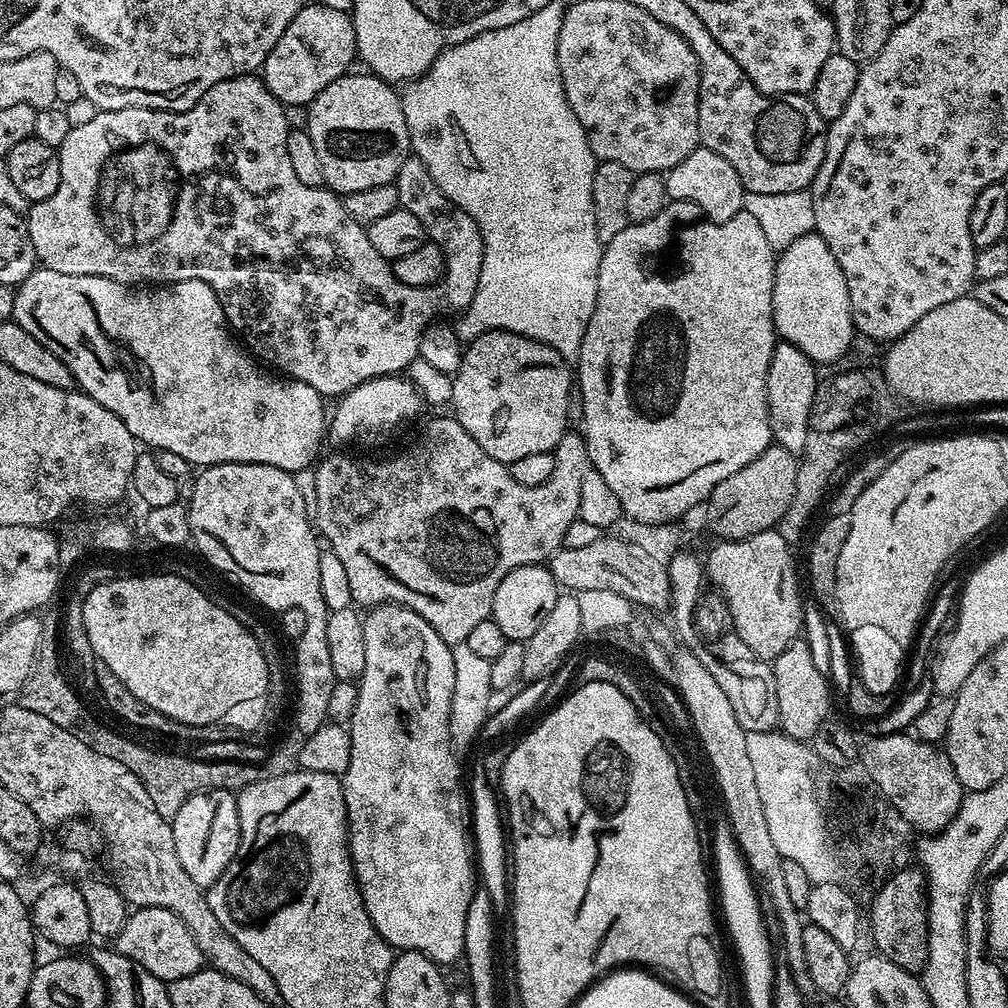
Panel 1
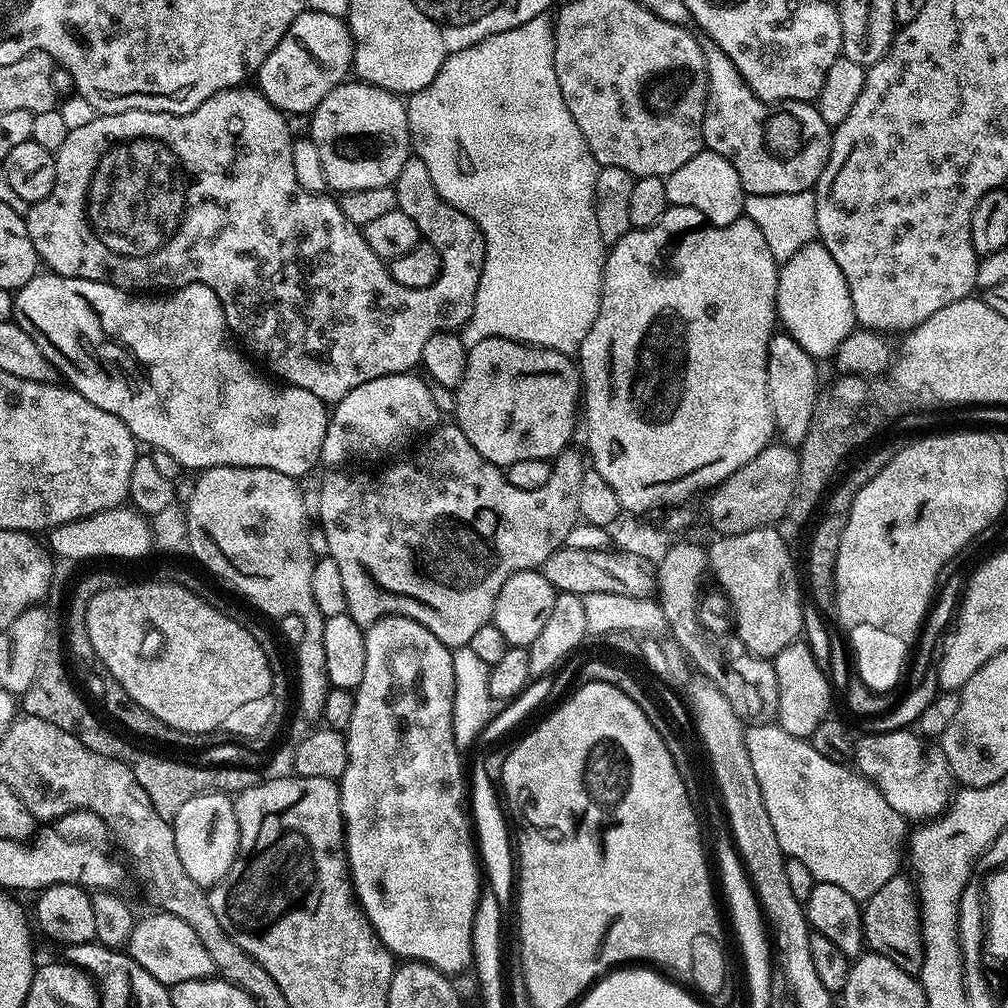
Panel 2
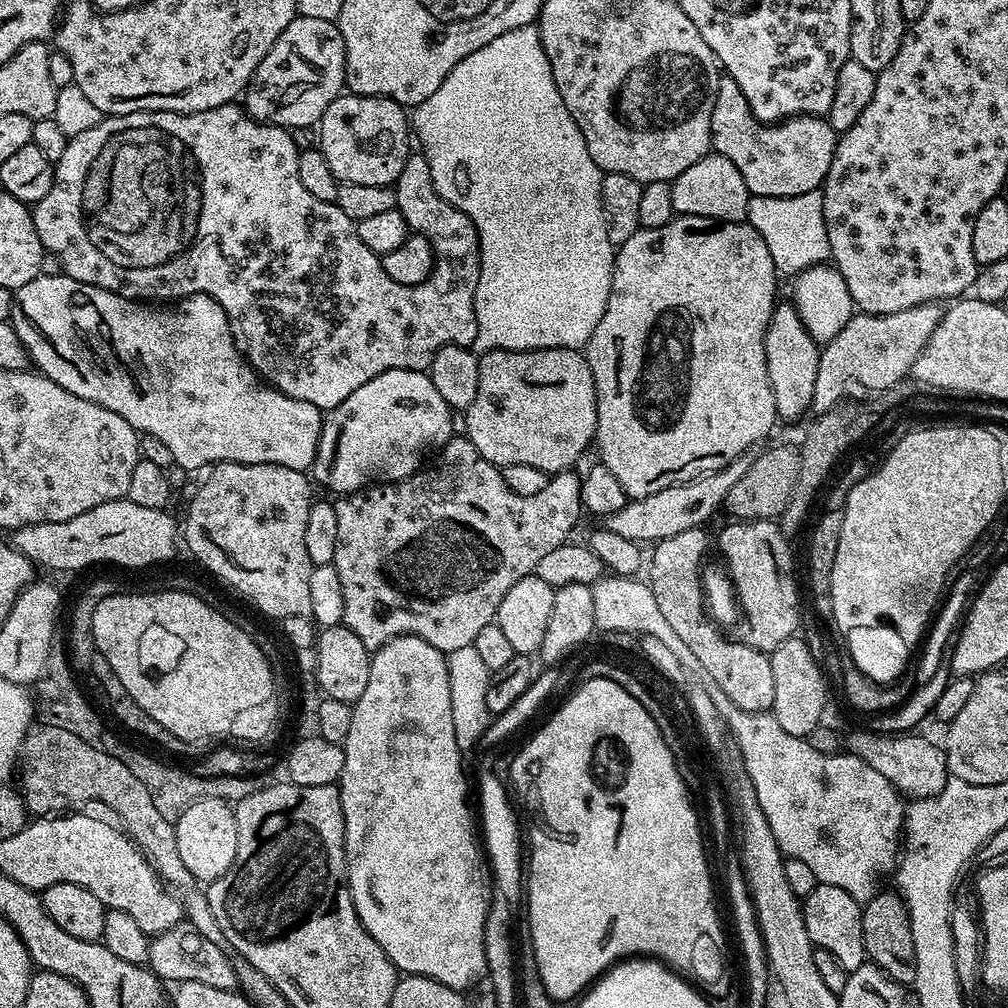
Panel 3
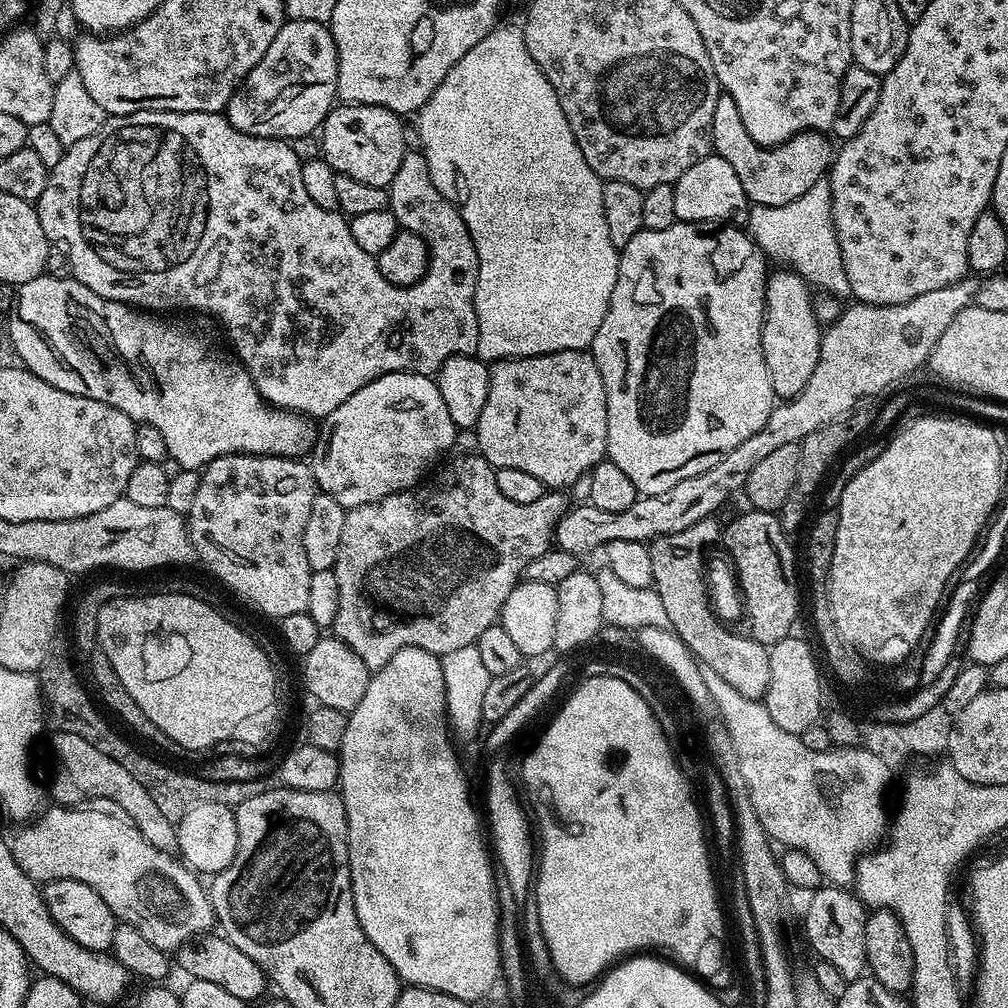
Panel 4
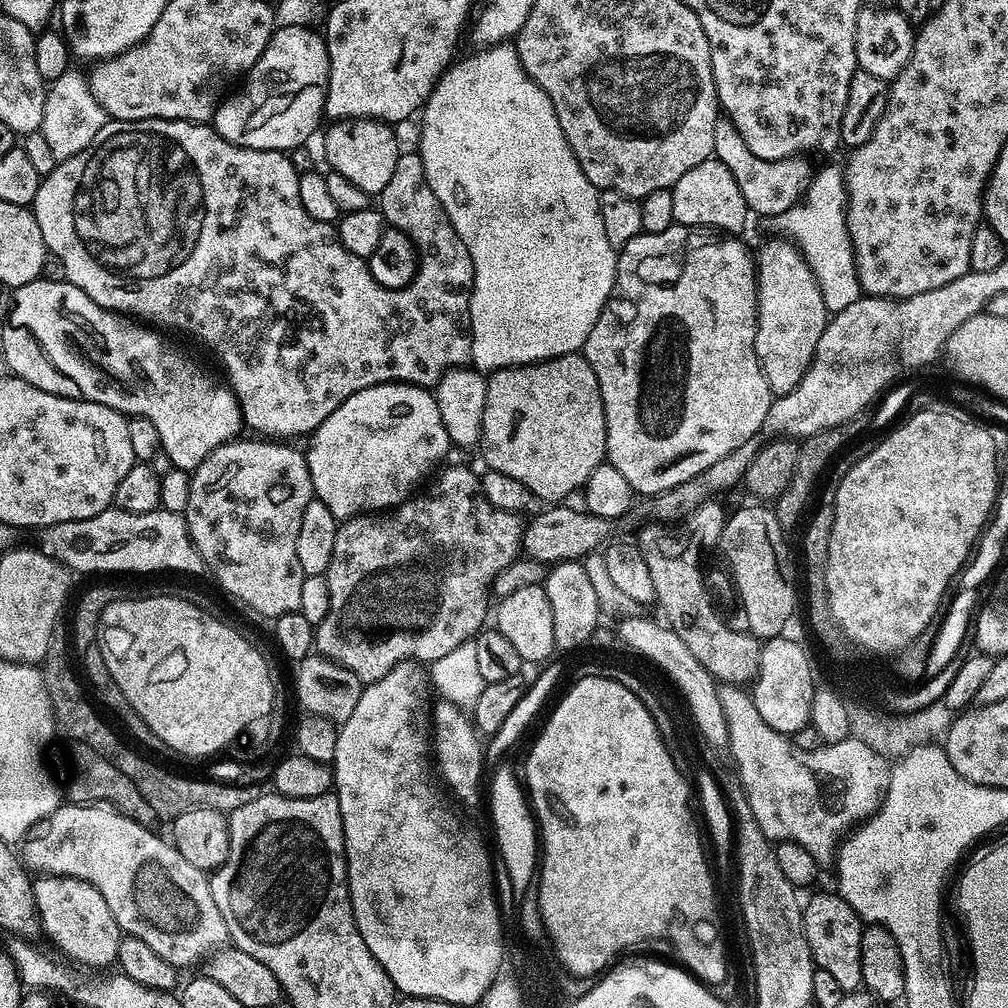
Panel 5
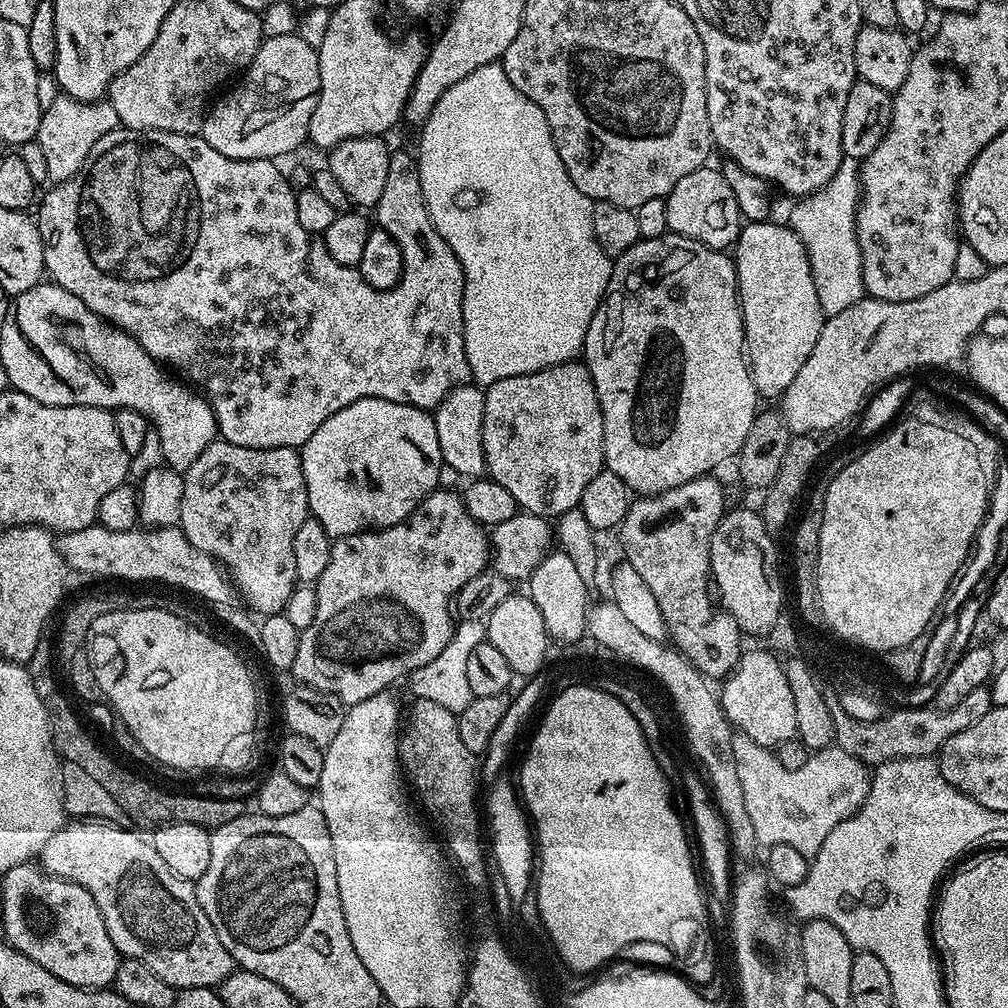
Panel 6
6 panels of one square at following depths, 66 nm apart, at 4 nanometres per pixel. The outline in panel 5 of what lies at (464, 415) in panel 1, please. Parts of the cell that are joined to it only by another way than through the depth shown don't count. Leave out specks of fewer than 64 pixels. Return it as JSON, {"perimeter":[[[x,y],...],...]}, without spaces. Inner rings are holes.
{"perimeter":[[[571,352],[558,358],[543,360],[537,364],[520,364],[517,368],[500,368],[497,372],[488,376],[488,393],[486,394],[486,410],[484,411],[484,427],[482,429],[482,440],[496,456],[501,456],[505,464],[500,464],[498,471],[509,476],[511,481],[518,480],[522,484],[529,484],[538,495],[548,502],[564,502],[571,492],[576,492],[585,487],[594,474],[594,470],[599,464],[605,463],[606,453],[608,451],[608,419],[604,413],[604,398],[600,393],[600,378],[597,369],[592,369],[590,361],[584,357],[584,354]]]}

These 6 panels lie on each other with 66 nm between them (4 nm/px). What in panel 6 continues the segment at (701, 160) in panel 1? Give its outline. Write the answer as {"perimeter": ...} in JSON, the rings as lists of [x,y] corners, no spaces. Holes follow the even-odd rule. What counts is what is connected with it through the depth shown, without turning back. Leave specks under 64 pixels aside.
{"perimeter":[[[712,166],[694,170],[686,174],[686,178],[678,182],[678,186],[674,186],[674,190],[666,199],[669,233],[694,238],[706,246],[721,250],[731,249],[740,239],[742,217],[738,198],[723,171],[716,169],[715,172]]]}

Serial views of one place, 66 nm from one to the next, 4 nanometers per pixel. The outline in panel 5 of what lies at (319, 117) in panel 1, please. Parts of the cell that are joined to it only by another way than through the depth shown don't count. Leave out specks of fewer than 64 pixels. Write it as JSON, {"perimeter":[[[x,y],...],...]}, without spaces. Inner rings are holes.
{"perimeter":[[[341,120],[331,125],[332,129],[324,136],[324,152],[328,155],[328,164],[353,187],[360,189],[361,193],[379,194],[383,192],[390,178],[394,178],[394,168],[398,166],[398,158],[402,154],[400,140],[396,137],[396,132],[391,123],[383,120]]]}

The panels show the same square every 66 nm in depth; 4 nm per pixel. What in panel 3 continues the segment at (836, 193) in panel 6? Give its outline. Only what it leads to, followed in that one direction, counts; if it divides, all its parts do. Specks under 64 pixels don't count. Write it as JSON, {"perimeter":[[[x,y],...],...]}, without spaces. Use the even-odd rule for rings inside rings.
{"perimeter":[[[820,188],[810,190],[806,194],[793,196],[754,196],[748,198],[747,223],[752,225],[758,234],[762,234],[762,242],[766,242],[766,250],[770,250],[770,258],[774,258],[777,273],[795,277],[796,273],[804,272],[815,264],[823,264],[832,255],[830,242],[826,238],[826,218],[822,214],[822,191]]]}

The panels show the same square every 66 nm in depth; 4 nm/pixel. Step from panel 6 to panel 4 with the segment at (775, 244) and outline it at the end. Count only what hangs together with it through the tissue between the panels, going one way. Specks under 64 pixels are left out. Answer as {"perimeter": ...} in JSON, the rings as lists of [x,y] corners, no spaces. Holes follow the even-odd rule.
{"perimeter":[[[773,271],[769,275],[768,289],[764,291],[762,354],[777,397],[791,398],[804,389],[806,382],[810,382],[810,374],[814,374],[814,366],[818,366],[822,321],[816,314],[809,281],[799,272],[780,271],[784,272]]]}

